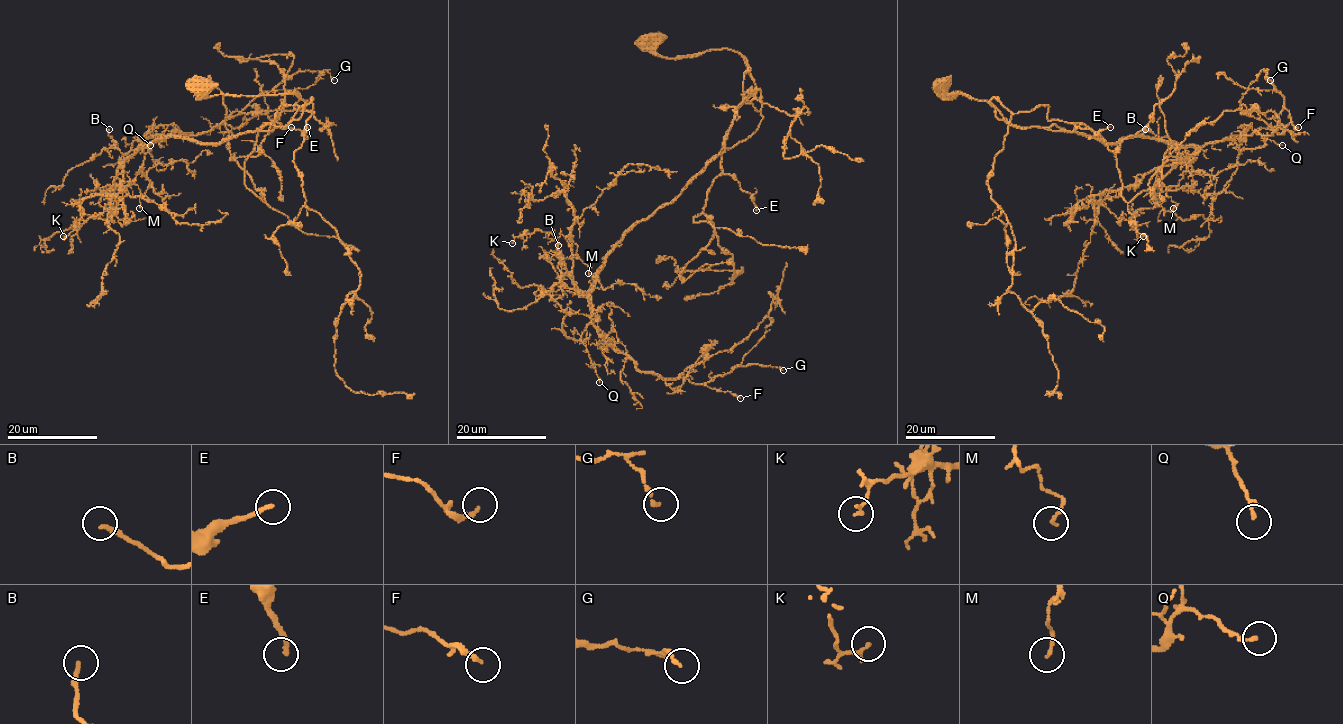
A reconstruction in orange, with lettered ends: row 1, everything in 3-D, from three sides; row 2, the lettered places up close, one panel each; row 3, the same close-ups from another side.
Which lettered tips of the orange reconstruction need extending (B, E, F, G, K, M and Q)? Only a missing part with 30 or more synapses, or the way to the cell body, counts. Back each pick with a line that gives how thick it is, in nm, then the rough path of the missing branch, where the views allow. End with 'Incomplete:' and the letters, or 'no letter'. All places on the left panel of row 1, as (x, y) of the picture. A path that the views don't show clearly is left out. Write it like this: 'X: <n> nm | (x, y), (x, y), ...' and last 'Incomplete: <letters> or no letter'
E: 200 nm | (307, 127), (312, 115), (329, 100), (337, 45), (345, 31), (335, 29)
Incomplete: E

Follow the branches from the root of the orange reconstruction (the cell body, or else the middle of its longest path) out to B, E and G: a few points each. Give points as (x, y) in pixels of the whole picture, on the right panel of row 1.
B: (943, 86), (989, 101), (1019, 127), (1103, 142), (1152, 137), (1195, 150), (1183, 158), (1176, 141), (1145, 129)
E: (943, 86), (952, 96), (995, 98), (1014, 113), (1047, 105), (1049, 120), (1095, 131), (1110, 127)
G: (943, 86), (989, 101), (1019, 127), (1204, 147), (1274, 131), (1283, 98), (1267, 69), (1270, 80)

